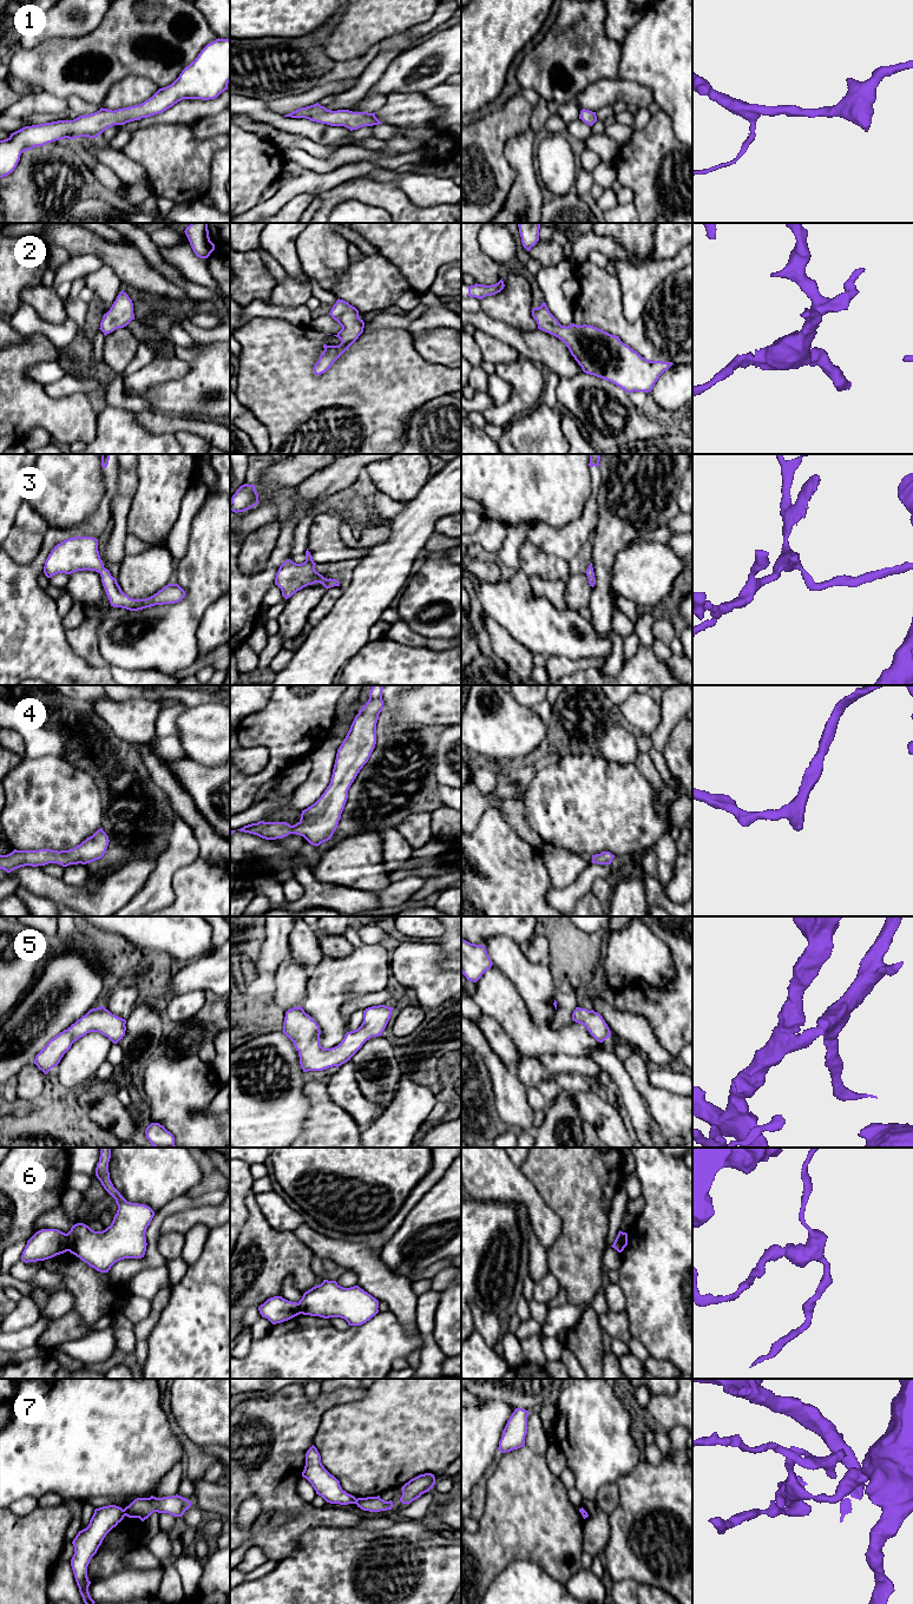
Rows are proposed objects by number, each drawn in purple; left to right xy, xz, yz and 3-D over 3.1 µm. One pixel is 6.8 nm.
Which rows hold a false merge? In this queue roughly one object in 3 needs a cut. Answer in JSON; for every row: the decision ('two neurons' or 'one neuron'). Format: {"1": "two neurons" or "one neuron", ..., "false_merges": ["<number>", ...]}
{"1": "one neuron", "2": "one neuron", "3": "one neuron", "4": "one neuron", "5": "one neuron", "6": "two neurons", "7": "two neurons", "false_merges": ["6", "7"]}

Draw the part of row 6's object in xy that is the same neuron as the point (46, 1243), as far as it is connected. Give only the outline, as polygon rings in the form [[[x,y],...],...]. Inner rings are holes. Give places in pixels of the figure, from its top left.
[[[41,1229],[27,1241],[21,1260],[25,1263],[45,1261],[66,1253],[67,1249],[67,1234],[58,1229]]]

